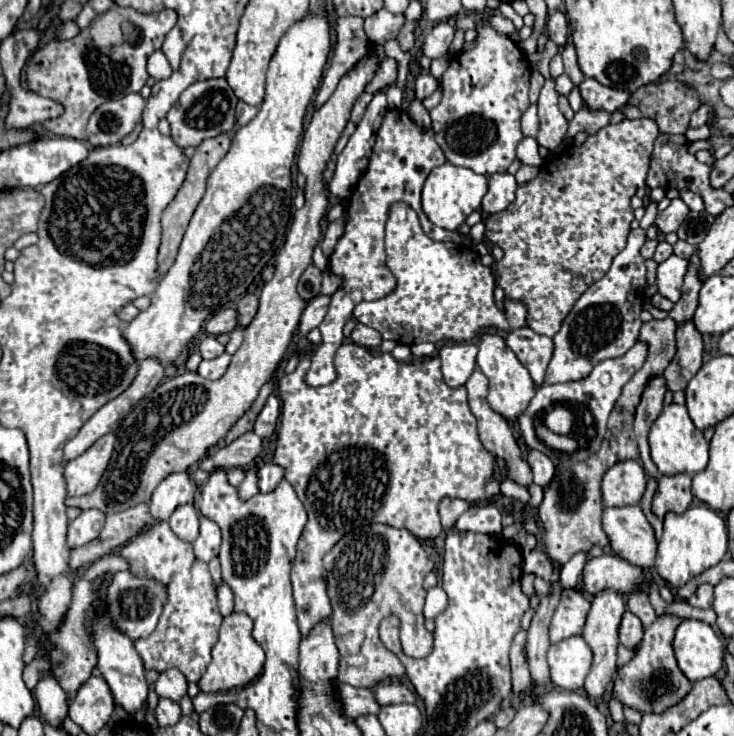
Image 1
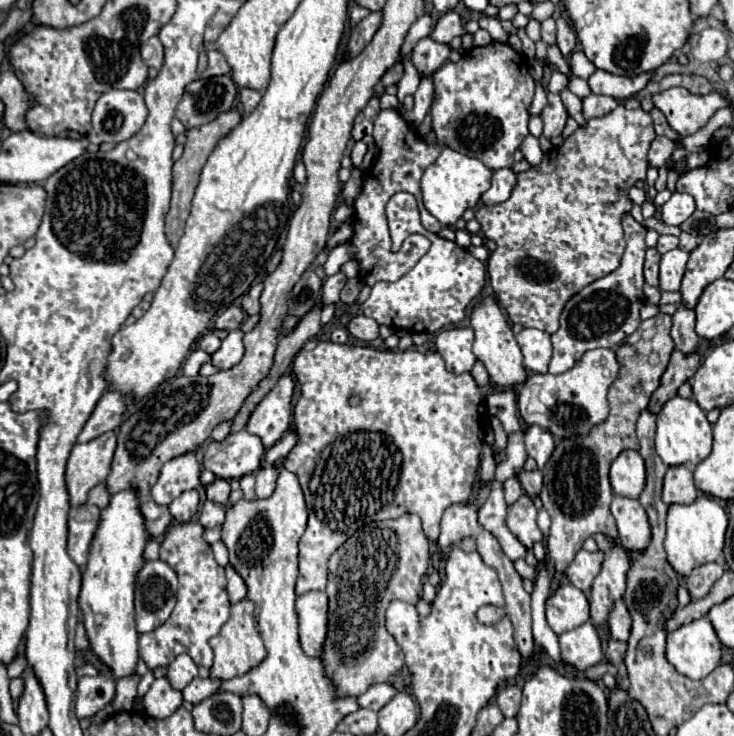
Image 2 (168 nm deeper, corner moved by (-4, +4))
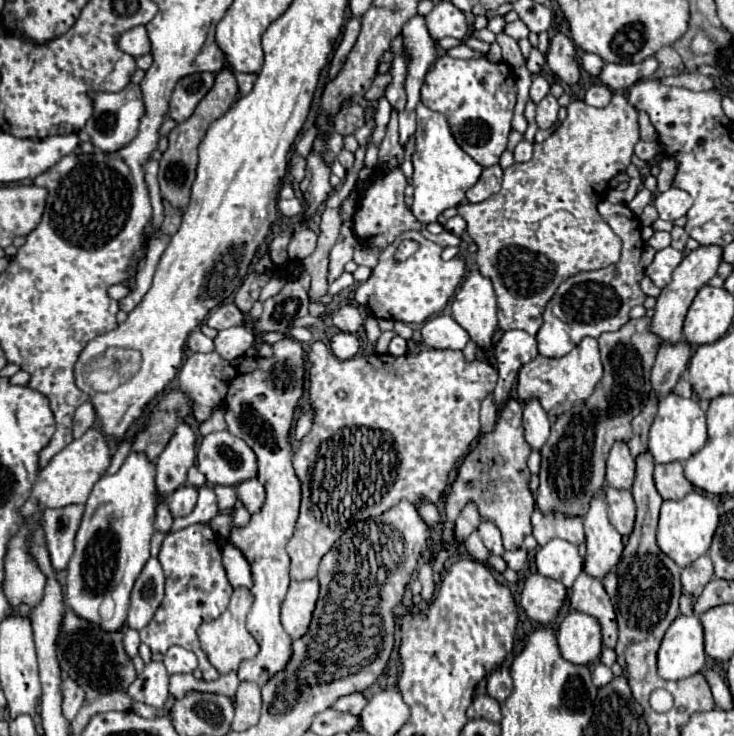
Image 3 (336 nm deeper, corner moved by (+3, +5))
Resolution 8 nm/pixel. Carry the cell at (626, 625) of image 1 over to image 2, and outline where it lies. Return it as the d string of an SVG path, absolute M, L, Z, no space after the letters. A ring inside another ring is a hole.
M623 601L613 603L613 607L607 615L607 625L609 625L611 639L617 639L617 641L627 641L629 639L631 619L629 619L629 611L627 611Z

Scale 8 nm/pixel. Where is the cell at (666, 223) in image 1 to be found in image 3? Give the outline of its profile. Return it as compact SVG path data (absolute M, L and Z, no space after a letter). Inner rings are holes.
M672 186L668 192L662 192L662 194L656 196L654 206L656 206L662 220L672 220L674 222L676 218L686 216L688 208L692 206L692 198L690 198L688 192Z

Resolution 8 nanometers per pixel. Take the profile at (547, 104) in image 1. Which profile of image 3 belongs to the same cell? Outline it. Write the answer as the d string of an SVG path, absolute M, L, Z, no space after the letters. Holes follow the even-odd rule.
M548 94L540 104L538 104L538 110L536 110L536 124L538 128L546 130L546 128L552 128L558 120L558 110L560 110L560 104L558 100Z

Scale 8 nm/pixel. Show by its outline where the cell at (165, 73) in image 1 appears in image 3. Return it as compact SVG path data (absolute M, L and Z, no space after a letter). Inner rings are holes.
M136 26L136 28L128 30L128 32L124 32L120 36L120 40L118 40L118 46L120 46L120 50L124 50L126 54L130 54L134 58L150 54L150 40L148 40L146 28Z

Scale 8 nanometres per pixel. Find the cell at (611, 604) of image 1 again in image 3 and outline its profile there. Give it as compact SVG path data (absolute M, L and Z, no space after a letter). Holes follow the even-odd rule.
M604 488L590 502L590 510L584 516L584 530L588 544L584 572L592 578L604 580L606 574L620 562L624 550L622 536L616 532L606 516Z

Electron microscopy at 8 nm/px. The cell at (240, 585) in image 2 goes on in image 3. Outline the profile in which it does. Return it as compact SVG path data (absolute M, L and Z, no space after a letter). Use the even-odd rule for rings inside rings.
M226 544L222 548L222 564L232 588L252 588L250 564L246 562L246 558L236 546Z

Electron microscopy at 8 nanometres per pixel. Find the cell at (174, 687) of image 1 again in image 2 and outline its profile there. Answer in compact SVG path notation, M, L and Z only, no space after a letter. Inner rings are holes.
M179 655L167 669L167 679L173 683L177 689L185 689L185 683L197 677L197 665L189 655Z

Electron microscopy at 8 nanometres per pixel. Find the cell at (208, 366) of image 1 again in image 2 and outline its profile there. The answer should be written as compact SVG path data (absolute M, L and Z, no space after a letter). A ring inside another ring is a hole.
M229 331L229 335L221 341L221 347L217 353L213 353L213 365L221 369L231 369L243 359L245 347L243 347L243 331Z

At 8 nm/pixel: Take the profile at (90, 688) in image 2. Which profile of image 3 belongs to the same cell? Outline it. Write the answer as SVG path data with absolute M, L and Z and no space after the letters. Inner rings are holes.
M66 678L62 682L62 694L64 694L64 702L62 702L62 714L66 720L72 720L78 710L82 708L82 702L86 700L86 694L82 690L82 686L78 686L78 682L74 682L72 678Z

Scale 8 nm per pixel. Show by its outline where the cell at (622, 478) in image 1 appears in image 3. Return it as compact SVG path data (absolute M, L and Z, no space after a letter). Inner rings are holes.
M616 442L606 460L606 482L618 490L630 490L634 484L634 456L624 442Z

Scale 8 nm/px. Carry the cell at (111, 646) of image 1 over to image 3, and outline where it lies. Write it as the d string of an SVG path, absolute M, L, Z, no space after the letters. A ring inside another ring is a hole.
M128 454L122 468L112 476L102 476L86 502L76 552L68 564L66 604L88 622L98 622L102 630L122 630L130 606L132 586L150 558L150 538L158 496L154 494L154 462L144 454Z

